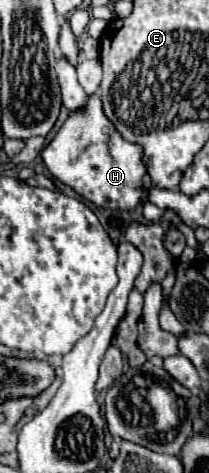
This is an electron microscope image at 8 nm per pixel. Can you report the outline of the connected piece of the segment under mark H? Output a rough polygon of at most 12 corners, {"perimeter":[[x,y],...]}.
{"perimeter":[[89,96],[41,152],[95,206],[143,202],[141,146]]}

